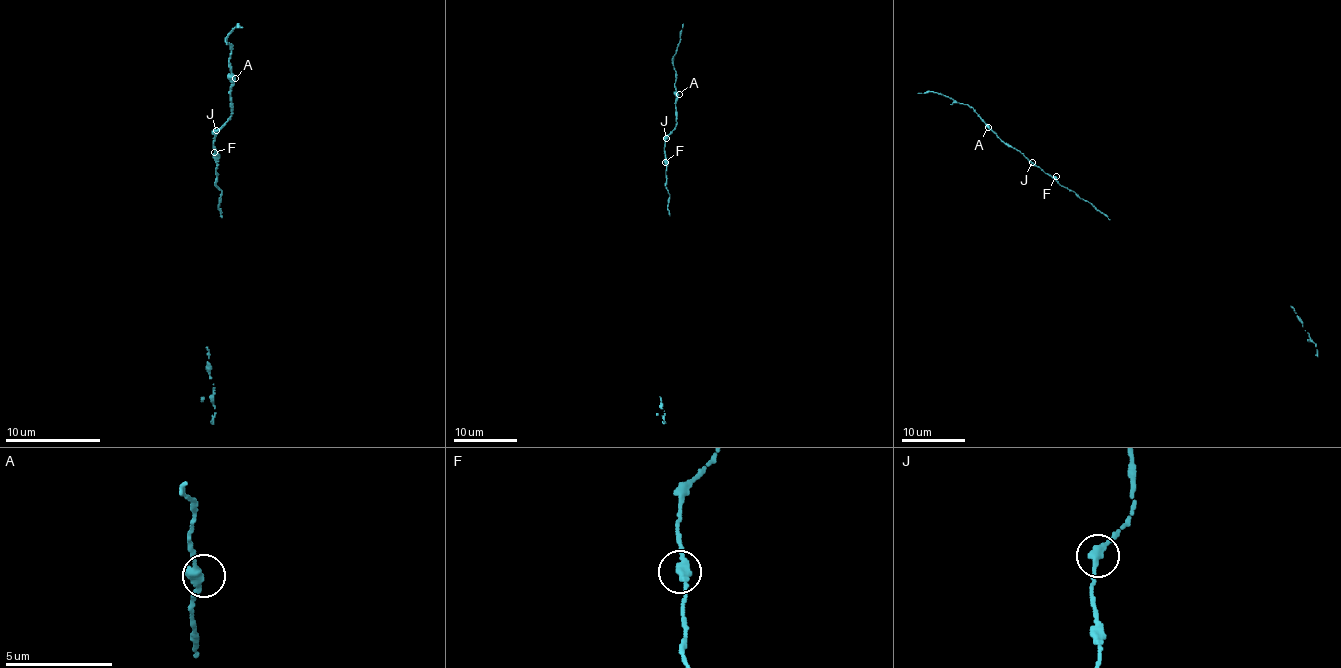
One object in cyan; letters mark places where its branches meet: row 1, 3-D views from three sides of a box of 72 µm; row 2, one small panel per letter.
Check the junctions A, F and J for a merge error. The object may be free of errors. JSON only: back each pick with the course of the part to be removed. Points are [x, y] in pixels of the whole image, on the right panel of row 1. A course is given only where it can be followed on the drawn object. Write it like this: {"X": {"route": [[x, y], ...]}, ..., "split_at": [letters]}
{"split_at": []}

